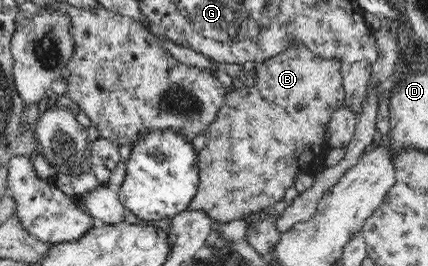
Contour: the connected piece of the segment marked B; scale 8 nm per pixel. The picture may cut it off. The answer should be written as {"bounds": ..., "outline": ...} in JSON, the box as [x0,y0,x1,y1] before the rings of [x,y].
{"bounds":[186,43,344,223],"outline":[[[301,43],[287,46],[287,49],[283,54],[276,55],[276,57],[272,57],[272,59],[268,59],[262,64],[258,64],[256,71],[258,73],[258,83],[255,83],[252,87],[247,87],[243,84],[241,88],[236,89],[231,94],[227,93],[224,105],[217,113],[216,121],[210,125],[210,131],[208,132],[205,143],[206,148],[202,149],[202,152],[197,154],[198,189],[196,195],[192,198],[188,207],[186,207],[186,210],[188,210],[188,212],[204,212],[206,217],[214,222],[228,223],[228,221],[232,221],[232,219],[242,219],[242,217],[246,217],[246,215],[250,215],[250,213],[256,213],[256,211],[260,211],[260,209],[272,206],[277,201],[283,199],[285,189],[294,186],[294,179],[296,179],[299,172],[314,175],[316,169],[323,169],[323,156],[329,152],[329,149],[327,149],[327,145],[325,144],[325,138],[327,137],[326,125],[328,125],[331,115],[337,109],[343,107],[344,90],[342,87],[341,64],[336,59],[320,58]]]}

